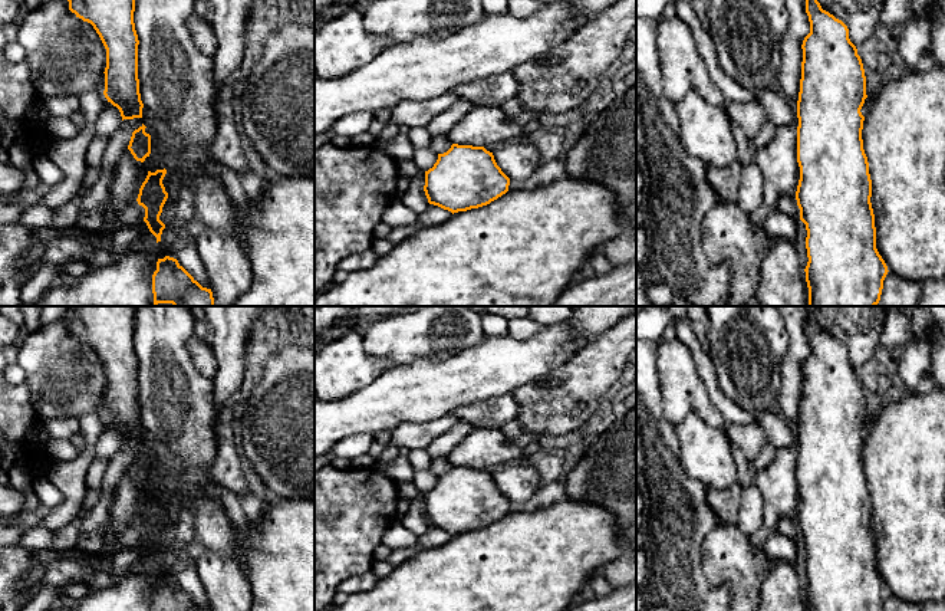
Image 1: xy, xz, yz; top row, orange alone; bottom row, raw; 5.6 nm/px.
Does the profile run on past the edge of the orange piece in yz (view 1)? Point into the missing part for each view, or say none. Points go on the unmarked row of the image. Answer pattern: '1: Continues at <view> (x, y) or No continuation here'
1: No continuation here

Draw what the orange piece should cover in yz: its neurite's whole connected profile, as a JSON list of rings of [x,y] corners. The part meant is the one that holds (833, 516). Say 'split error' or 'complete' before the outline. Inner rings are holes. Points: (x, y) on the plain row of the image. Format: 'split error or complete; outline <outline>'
complete; outline [[[813,315],[806,321],[806,335],[810,344],[810,355],[804,359],[803,371],[803,384],[801,384],[801,401],[800,401],[800,414],[797,423],[797,484],[800,489],[800,502],[796,513],[797,528],[800,530],[800,542],[806,546],[807,559],[807,588],[806,604],[809,611],[883,611],[883,602],[888,597],[888,588],[876,571],[876,549],[875,549],[875,536],[870,525],[872,519],[872,502],[869,496],[869,484],[863,472],[862,451],[865,438],[860,431],[865,426],[866,417],[866,398],[860,378],[857,377],[856,368],[849,361],[847,348],[836,341],[829,334],[823,332]]]

